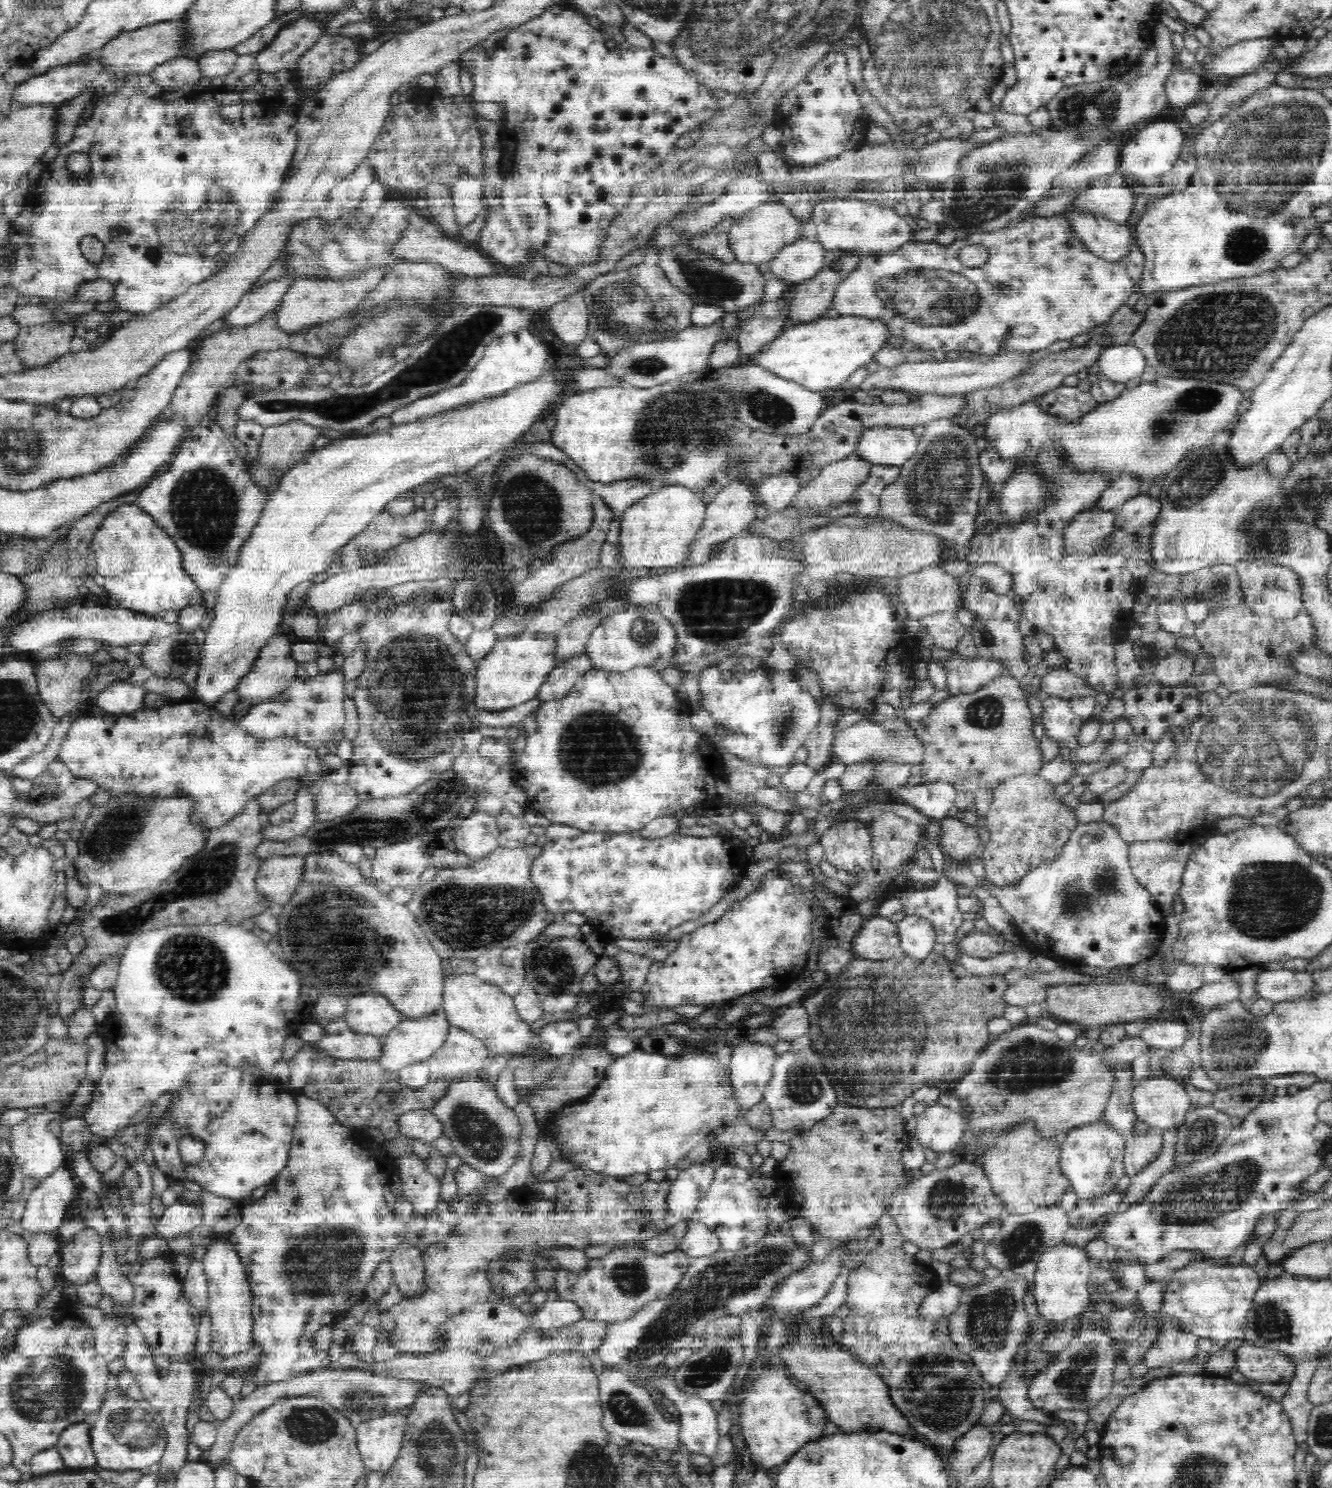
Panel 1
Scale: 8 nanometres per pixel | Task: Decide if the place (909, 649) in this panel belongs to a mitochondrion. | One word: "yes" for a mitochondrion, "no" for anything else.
no

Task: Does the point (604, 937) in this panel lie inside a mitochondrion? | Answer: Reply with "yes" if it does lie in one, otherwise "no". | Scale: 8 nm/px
no

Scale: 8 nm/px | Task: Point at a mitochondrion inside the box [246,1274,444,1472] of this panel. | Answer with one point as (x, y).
(311, 1425)

